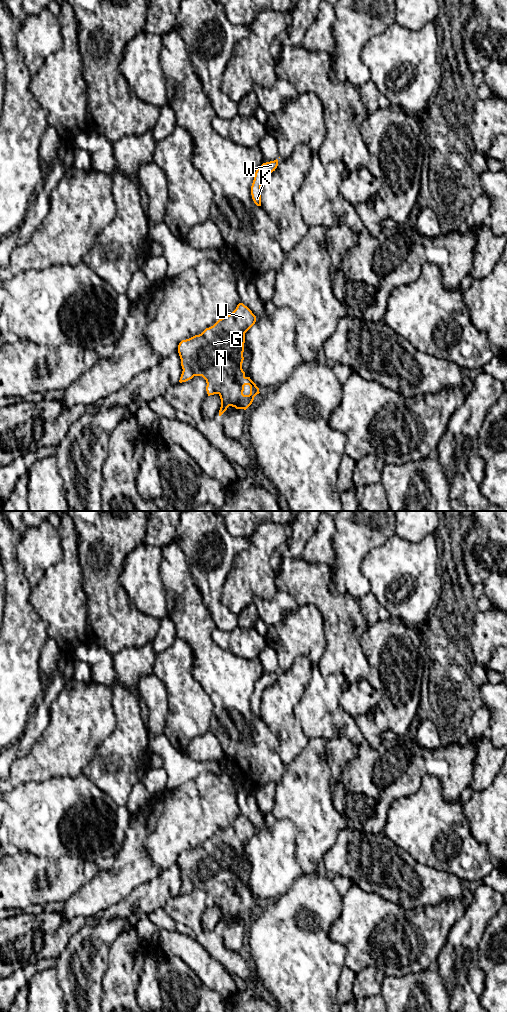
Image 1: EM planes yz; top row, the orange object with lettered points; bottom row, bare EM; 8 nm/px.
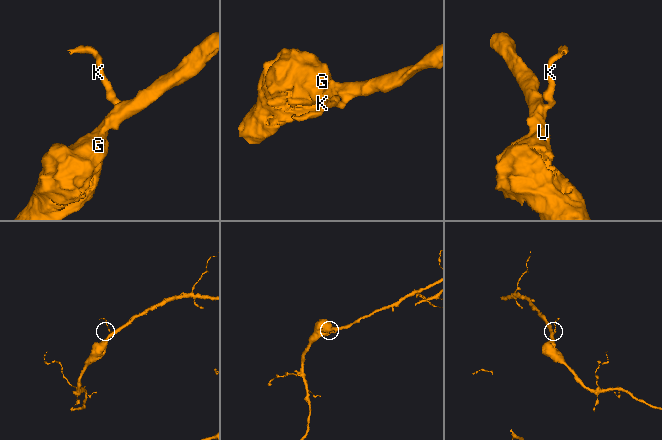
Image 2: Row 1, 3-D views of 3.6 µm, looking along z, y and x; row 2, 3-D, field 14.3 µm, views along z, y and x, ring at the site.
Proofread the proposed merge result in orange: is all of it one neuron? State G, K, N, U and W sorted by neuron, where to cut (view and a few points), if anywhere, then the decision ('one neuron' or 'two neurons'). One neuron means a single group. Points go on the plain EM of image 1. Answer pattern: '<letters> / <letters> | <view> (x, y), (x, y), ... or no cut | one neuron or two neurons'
G K N U W | no cut | one neuron

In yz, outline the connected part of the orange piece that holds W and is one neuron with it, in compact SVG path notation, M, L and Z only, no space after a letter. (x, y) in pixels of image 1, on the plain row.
M278 672L263 675L255 684L254 692L251 698L251 707L254 715L261 718L261 697L264 690L271 686L278 678Z

